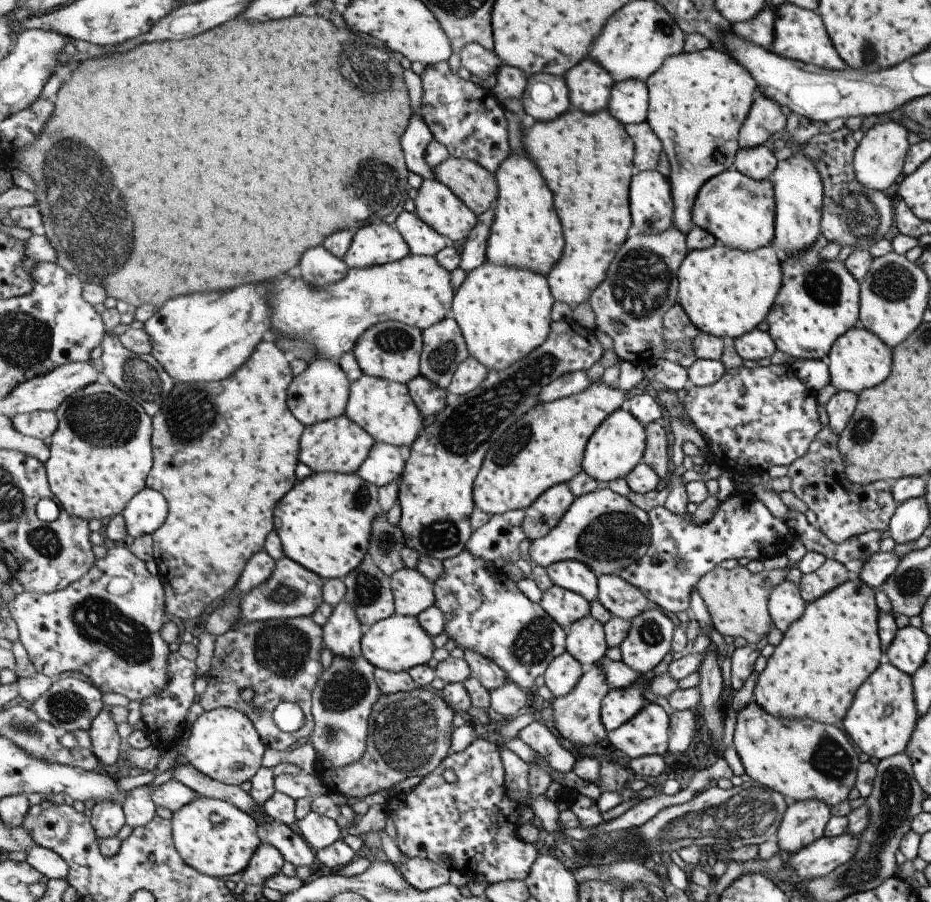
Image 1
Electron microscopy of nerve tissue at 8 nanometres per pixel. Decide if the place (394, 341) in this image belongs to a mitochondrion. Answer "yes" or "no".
yes

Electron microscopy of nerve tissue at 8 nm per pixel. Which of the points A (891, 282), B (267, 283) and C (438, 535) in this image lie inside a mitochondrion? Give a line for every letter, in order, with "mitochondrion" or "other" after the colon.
A: mitochondrion
B: other
C: mitochondrion

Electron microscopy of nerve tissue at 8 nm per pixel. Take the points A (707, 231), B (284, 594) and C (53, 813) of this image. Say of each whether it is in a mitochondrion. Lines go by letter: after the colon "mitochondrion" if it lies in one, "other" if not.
A: other
B: mitochondrion
C: other

